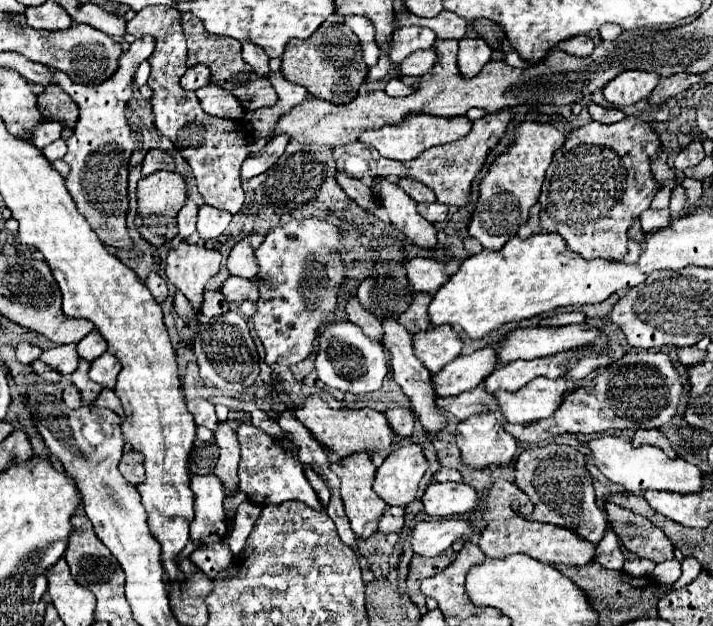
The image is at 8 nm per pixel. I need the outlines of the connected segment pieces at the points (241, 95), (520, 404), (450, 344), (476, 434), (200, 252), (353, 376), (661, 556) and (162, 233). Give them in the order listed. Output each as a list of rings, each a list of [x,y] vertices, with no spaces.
[[[188,13],[182,15],[182,27],[188,39],[188,65],[208,65],[212,69],[210,79],[228,89],[244,109],[260,109],[276,103],[278,95],[268,77],[258,77],[256,71],[252,71],[252,67],[248,67],[248,63],[244,63],[244,59],[240,57],[240,41],[224,39],[224,35],[208,35],[208,31],[204,31],[204,23]]]
[[[568,377],[560,379],[532,379],[520,391],[498,391],[496,401],[506,421],[530,423],[552,417],[556,407],[562,405],[562,397],[568,391]]]
[[[430,327],[430,331],[414,335],[414,353],[432,375],[456,359],[460,351],[462,339],[452,331],[452,327]]]
[[[480,413],[468,417],[466,421],[460,421],[456,427],[456,443],[462,453],[462,461],[474,469],[506,467],[516,455],[516,439],[502,429],[502,421],[496,413]]]
[[[182,239],[176,249],[168,251],[166,277],[172,285],[176,285],[178,291],[188,297],[194,309],[200,309],[204,285],[218,273],[220,261],[220,253]]]
[[[330,321],[324,325],[324,331],[318,337],[316,373],[318,379],[330,389],[362,395],[380,389],[382,379],[388,373],[388,361],[384,357],[384,347],[376,341],[370,341],[360,327],[350,321]]]
[[[606,503],[606,515],[612,531],[634,555],[654,563],[674,559],[674,545],[664,535],[664,531],[654,527],[646,517],[640,517],[614,503]]]
[[[158,171],[148,177],[142,177],[138,181],[138,217],[136,217],[136,229],[142,235],[142,239],[146,239],[154,247],[172,241],[178,235],[176,215],[184,205],[184,201],[186,201],[186,183],[180,173]]]

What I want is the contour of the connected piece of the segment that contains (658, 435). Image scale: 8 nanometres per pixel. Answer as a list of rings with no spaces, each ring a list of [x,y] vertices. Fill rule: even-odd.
[[[638,429],[638,431],[634,433],[632,443],[636,443],[636,447],[642,447],[642,445],[654,445],[654,447],[660,447],[670,459],[676,457],[676,451],[672,449],[668,437],[666,437],[660,429]]]

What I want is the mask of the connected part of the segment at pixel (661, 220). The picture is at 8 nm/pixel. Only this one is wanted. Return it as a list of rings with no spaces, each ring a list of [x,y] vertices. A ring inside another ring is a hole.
[[[646,209],[640,215],[640,223],[642,223],[642,231],[652,233],[656,229],[666,227],[666,223],[670,221],[670,211],[668,209]]]

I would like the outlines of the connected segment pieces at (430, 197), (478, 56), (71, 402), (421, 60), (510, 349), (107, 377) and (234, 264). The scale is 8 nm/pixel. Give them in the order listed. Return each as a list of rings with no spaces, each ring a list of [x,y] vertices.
[[[400,179],[398,185],[414,199],[414,201],[426,201],[426,203],[434,203],[436,197],[432,191],[428,191],[426,185],[418,183],[418,181],[412,181],[412,179]]]
[[[460,39],[458,69],[464,77],[474,77],[492,57],[492,49],[484,39]]]
[[[68,385],[62,393],[62,399],[64,403],[70,407],[70,409],[78,409],[82,405],[82,399],[80,399],[80,391],[74,387],[74,385]]]
[[[434,49],[428,51],[414,51],[412,55],[408,55],[408,59],[402,61],[400,65],[400,75],[424,75],[430,71],[430,67],[434,67],[438,55]]]
[[[590,323],[566,327],[530,327],[512,331],[498,347],[500,363],[516,359],[550,357],[574,347],[586,347],[602,337],[602,331]]]
[[[108,351],[104,355],[100,355],[96,361],[92,361],[92,367],[90,367],[90,379],[100,383],[102,387],[108,387],[112,389],[114,383],[116,383],[116,377],[120,373],[120,361],[110,355]]]
[[[248,235],[242,241],[238,241],[228,259],[226,259],[226,267],[230,271],[230,275],[236,277],[244,277],[244,279],[254,279],[254,275],[258,273],[258,265],[254,259],[254,249],[262,243],[262,235]]]

